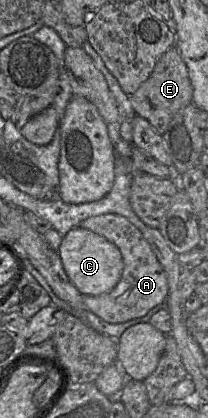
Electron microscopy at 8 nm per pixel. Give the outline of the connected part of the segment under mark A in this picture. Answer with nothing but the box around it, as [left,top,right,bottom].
[80,214,167,324]

